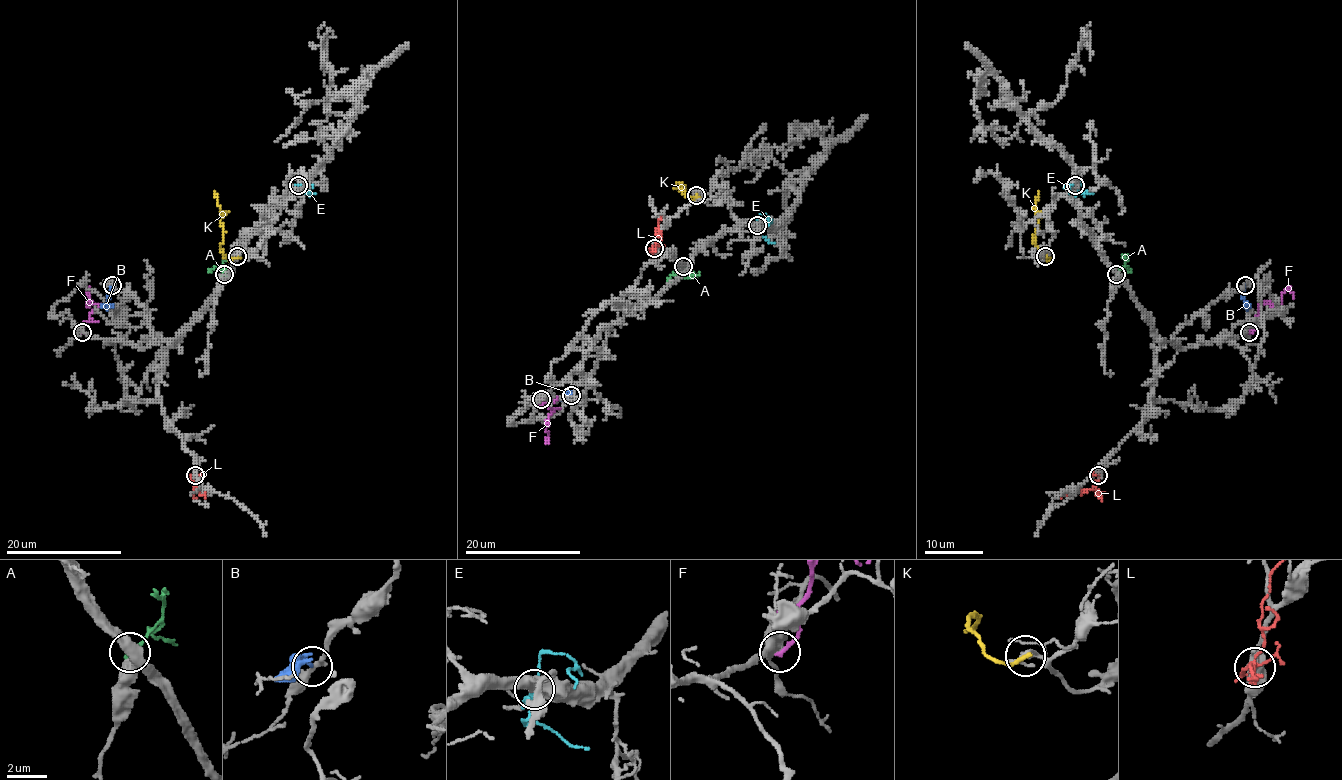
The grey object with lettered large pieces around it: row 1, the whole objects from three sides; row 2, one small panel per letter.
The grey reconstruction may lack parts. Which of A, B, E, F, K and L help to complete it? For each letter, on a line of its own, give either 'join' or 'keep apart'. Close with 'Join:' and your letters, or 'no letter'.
A: keep apart
B: keep apart
E: keep apart
F: keep apart
K: keep apart
L: keep apart
Join: no letter

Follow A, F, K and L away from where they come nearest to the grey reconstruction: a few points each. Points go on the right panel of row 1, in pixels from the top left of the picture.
A: (1117, 274), (1126, 262), (1123, 255)
F: (1249, 332), (1255, 326), (1253, 320), (1260, 306), (1278, 305), (1288, 289), (1294, 297)
K: (1046, 255), (1047, 260), (1034, 244), (1038, 220), (1034, 206), (1038, 191)
L: (1098, 476), (1098, 481), (1089, 490), (1078, 490), (1059, 499)

